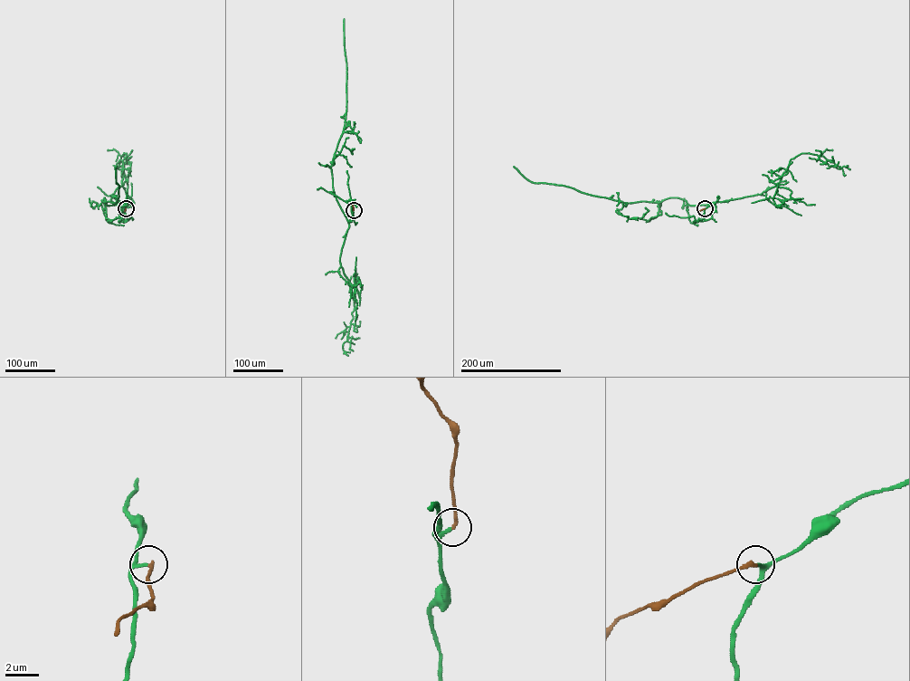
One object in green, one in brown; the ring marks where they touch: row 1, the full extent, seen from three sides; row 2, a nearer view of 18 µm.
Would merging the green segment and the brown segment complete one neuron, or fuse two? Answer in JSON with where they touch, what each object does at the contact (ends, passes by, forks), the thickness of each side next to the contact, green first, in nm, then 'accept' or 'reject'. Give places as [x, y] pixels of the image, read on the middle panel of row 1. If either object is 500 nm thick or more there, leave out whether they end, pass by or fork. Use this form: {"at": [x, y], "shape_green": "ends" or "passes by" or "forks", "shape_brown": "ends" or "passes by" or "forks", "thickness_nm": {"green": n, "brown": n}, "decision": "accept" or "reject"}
{"at": [354, 210], "shape_green": "passes by", "shape_brown": "ends", "thickness_nm": {"green": 130, "brown": 220}, "decision": "accept"}

